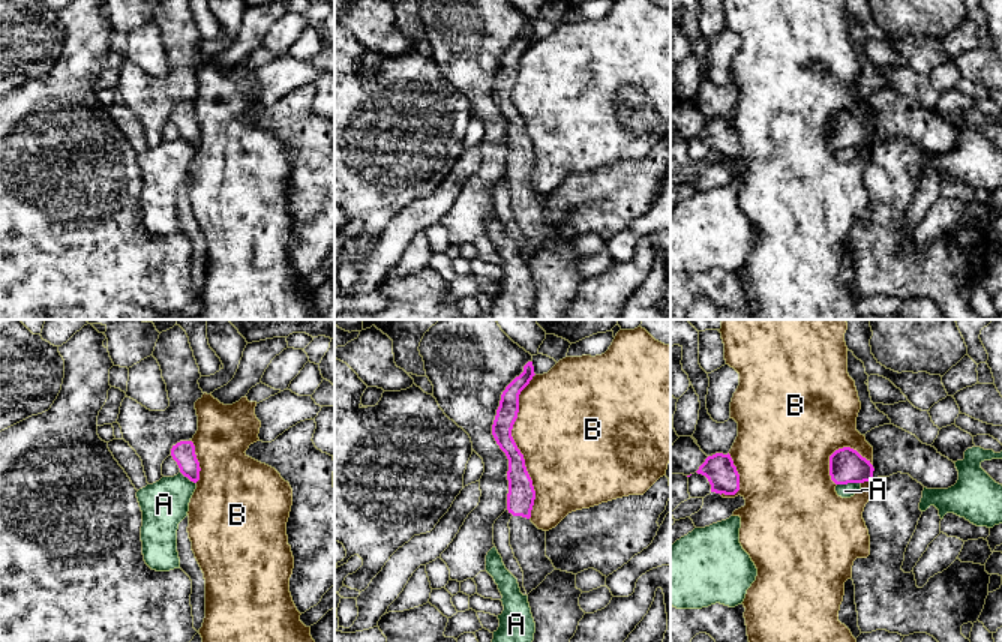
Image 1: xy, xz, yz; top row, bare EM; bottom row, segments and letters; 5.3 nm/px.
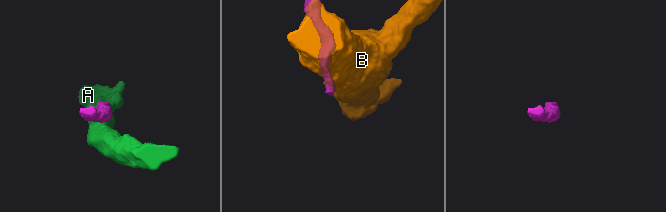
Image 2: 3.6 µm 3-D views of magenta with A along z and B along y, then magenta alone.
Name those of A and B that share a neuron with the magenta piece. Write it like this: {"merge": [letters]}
{"merge": []}

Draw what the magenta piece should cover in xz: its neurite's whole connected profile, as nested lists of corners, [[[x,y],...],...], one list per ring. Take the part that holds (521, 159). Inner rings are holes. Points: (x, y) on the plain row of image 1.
[[[528,26],[524,30],[524,36],[502,56],[492,88],[492,99],[508,123],[507,174],[513,178],[508,186],[510,210],[524,236],[526,260],[555,234],[552,225],[546,220],[546,195],[538,194],[530,183],[536,154],[526,135],[524,118],[512,100],[519,76],[519,58],[534,39],[532,26]]]

